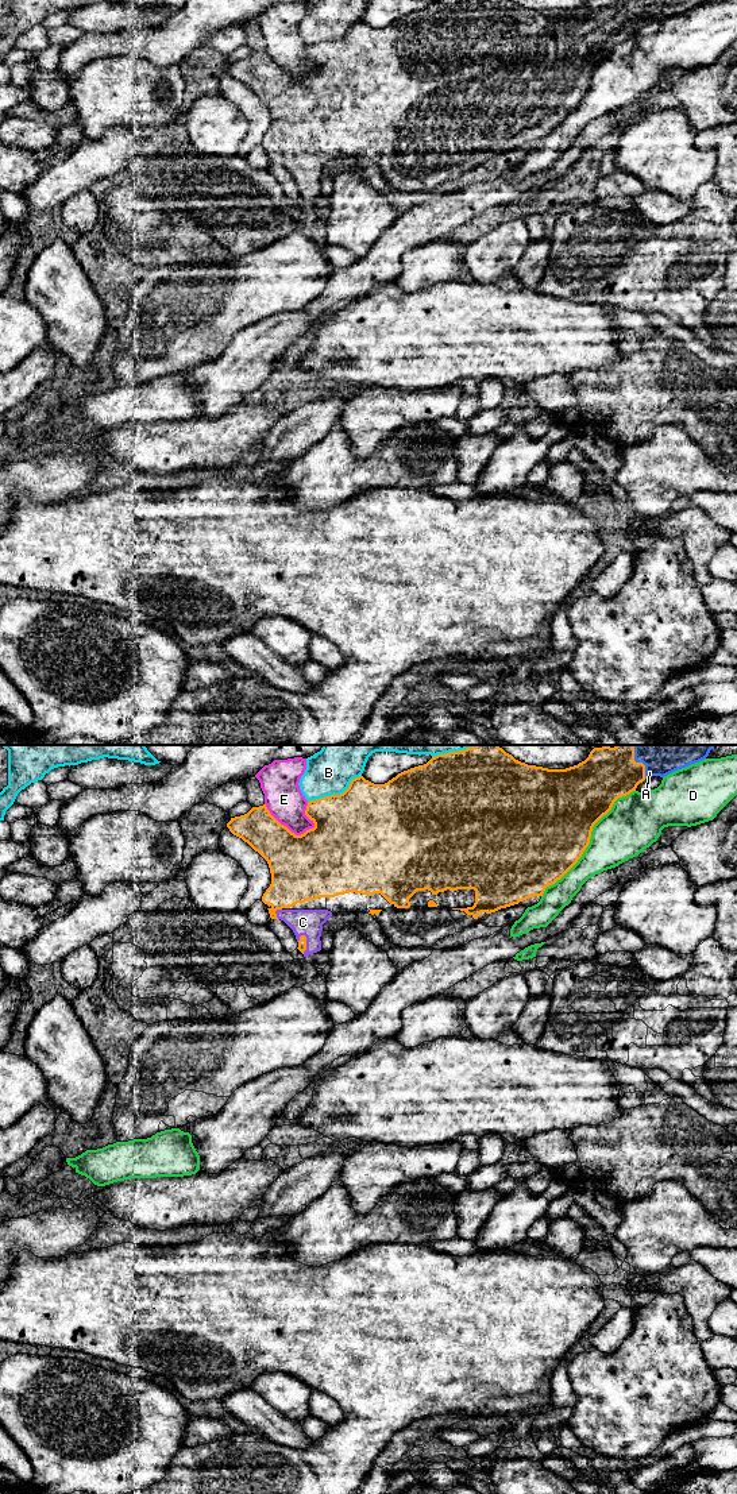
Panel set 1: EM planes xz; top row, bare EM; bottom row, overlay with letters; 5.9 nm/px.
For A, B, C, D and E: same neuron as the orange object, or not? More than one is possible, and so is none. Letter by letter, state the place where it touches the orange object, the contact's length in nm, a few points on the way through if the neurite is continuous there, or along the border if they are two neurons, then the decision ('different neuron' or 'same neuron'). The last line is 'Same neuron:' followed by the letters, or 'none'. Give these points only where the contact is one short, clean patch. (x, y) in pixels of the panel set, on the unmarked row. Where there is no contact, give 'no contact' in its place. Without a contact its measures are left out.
A: meets orange in xz at (644, 10); contact 150 nm long; runs through xz (605, 23), (644, 10), (655, 10); same neuron
B: meets orange in xz at (335, 39); contact 360 nm long; different neuron
C: meets orange in xz at (305, 188); contact 120 nm long; same neuron
D: meets orange in xz at (589, 85); contact 850 nm long; different neuron
E: meets orange in xz at (286, 72); contact 340 nm long; different neuron
Same neuron: A, C

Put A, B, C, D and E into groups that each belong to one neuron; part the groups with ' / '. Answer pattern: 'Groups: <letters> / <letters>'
Groups: A C / B / D / E

